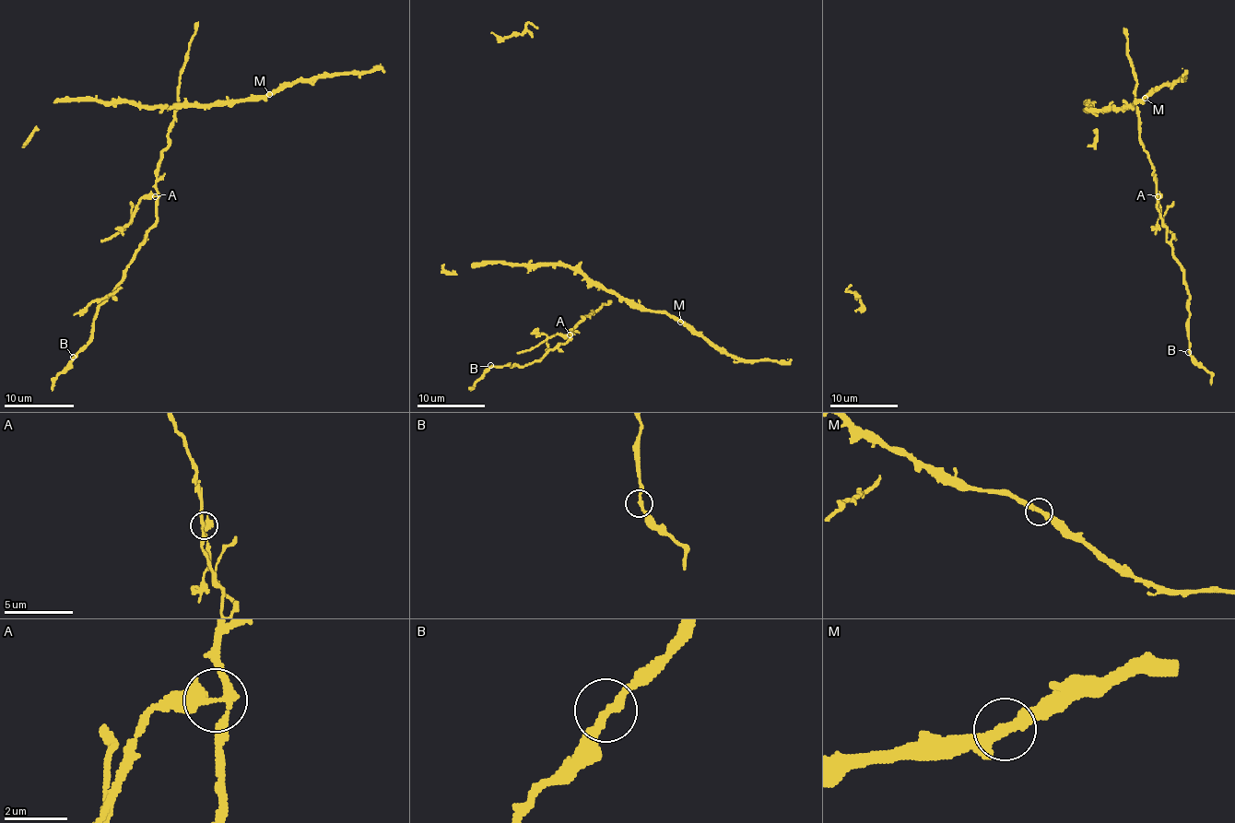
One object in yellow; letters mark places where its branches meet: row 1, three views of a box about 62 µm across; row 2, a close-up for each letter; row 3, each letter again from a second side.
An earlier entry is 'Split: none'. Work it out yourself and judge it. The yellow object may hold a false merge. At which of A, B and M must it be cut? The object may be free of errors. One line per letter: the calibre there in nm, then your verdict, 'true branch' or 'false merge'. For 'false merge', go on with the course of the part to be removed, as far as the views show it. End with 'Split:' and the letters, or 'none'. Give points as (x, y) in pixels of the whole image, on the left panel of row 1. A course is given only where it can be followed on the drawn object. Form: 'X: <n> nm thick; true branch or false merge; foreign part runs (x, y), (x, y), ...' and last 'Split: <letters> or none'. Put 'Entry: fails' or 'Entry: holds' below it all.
A: 280 nm thick; false merge; foreign part runs (156, 195), (145, 195), (133, 218), (119, 232), (101, 241)
B: 240 nm thick; true branch
M: 280 nm thick; true branch
Split: A
Entry: fails

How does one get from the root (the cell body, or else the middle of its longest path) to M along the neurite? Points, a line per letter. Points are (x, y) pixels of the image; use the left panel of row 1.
M: (131, 102), (143, 106), (210, 106), (232, 100), (257, 100), (269, 94)

